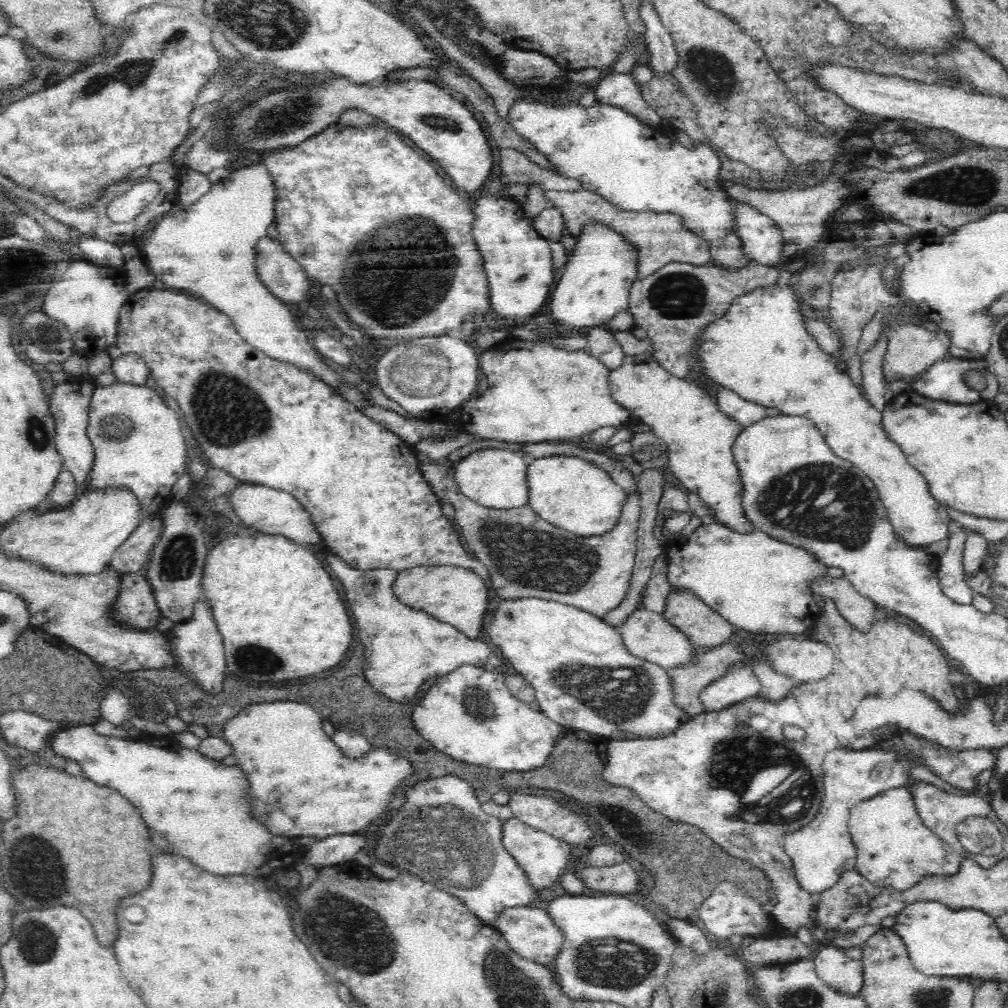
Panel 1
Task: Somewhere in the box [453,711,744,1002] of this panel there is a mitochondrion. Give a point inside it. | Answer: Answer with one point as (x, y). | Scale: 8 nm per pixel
(605, 965)

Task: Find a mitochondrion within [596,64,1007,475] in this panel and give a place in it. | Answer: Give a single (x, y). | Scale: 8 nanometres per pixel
(971, 184)

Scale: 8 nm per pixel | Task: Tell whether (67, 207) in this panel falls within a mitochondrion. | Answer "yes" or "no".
no

